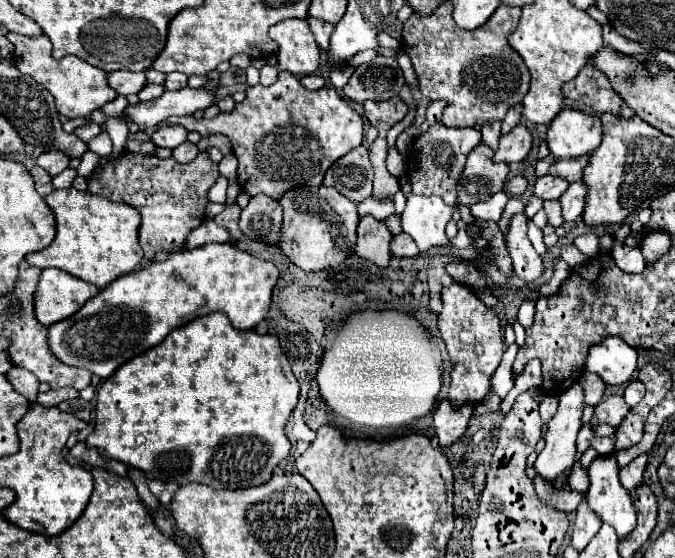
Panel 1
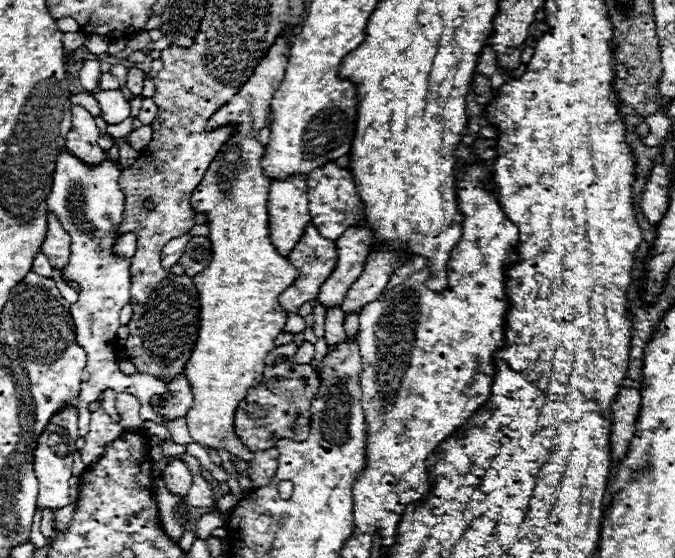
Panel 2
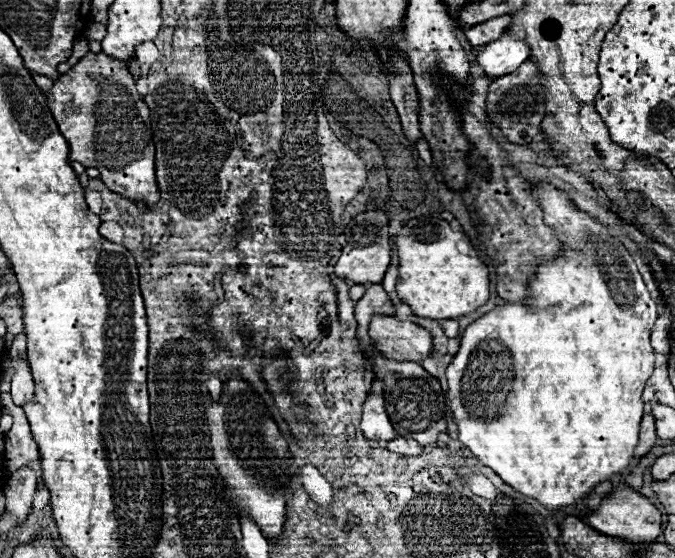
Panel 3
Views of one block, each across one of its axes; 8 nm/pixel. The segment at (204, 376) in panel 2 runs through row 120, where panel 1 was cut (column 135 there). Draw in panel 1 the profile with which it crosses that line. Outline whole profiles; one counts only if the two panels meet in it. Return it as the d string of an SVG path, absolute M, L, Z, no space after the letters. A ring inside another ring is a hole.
M76 188L54 190L44 200L56 216L56 238L48 248L26 256L32 266L54 266L98 288L106 288L112 280L132 272L142 262L140 242L136 240L140 214L130 204L112 202L104 196L92 196L90 192L78 192Z

